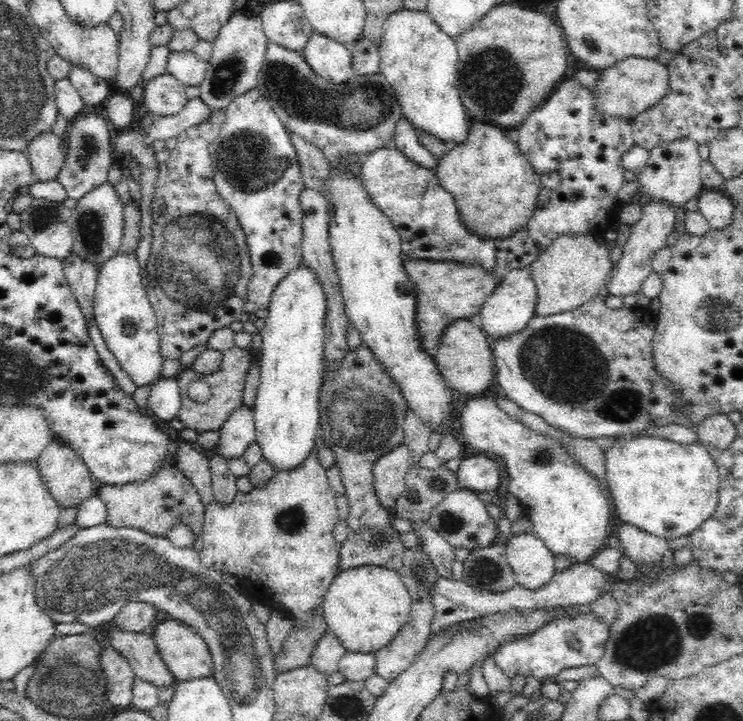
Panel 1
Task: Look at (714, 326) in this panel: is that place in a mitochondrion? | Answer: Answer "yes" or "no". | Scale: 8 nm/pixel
no

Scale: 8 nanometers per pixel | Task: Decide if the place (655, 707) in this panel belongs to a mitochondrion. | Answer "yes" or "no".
no

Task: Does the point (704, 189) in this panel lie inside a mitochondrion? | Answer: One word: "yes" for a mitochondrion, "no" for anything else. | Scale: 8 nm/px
no

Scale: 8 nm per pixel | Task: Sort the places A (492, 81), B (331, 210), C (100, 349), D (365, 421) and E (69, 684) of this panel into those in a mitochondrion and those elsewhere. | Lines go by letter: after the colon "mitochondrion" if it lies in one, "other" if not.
A: mitochondrion
B: other
C: other
D: mitochondrion
E: mitochondrion

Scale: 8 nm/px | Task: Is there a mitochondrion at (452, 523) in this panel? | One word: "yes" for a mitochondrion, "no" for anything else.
yes

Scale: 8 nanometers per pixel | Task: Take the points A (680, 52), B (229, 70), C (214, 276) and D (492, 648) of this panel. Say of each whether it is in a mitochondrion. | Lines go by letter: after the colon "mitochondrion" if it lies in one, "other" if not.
A: other
B: mitochondrion
C: mitochondrion
D: other

